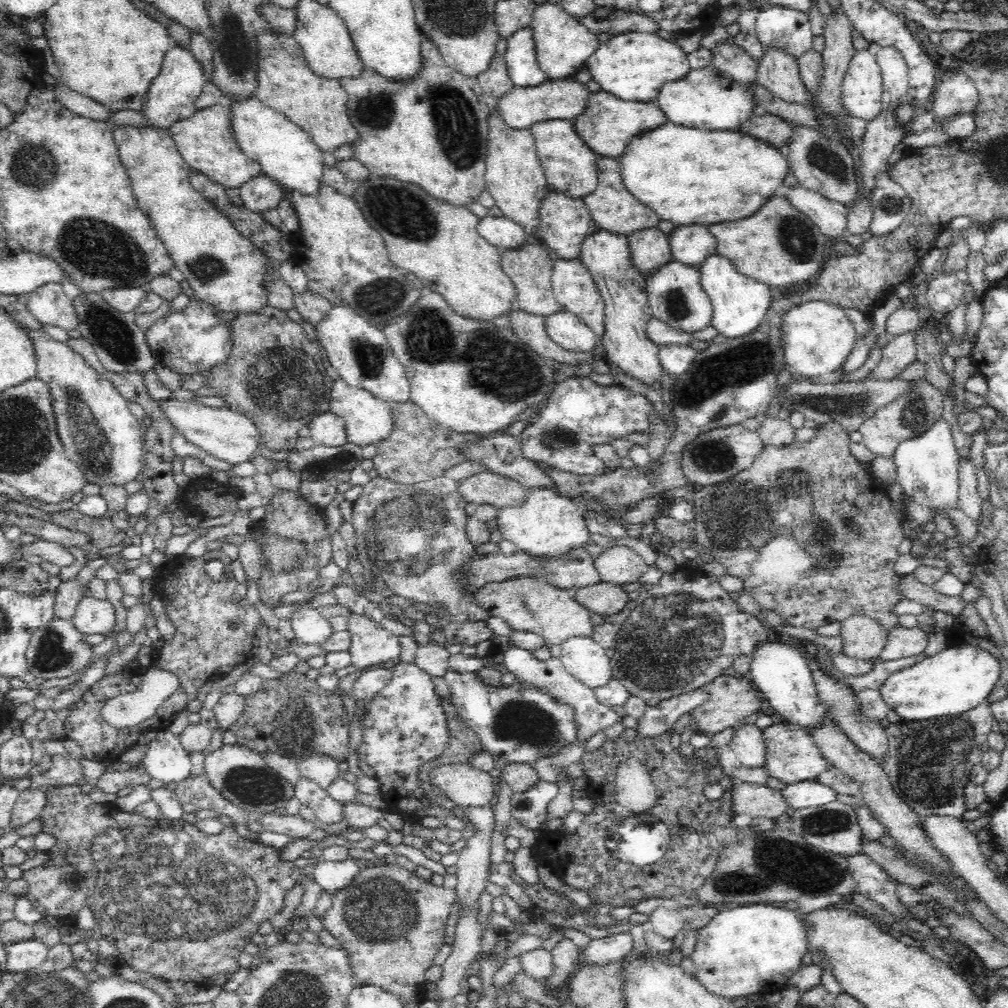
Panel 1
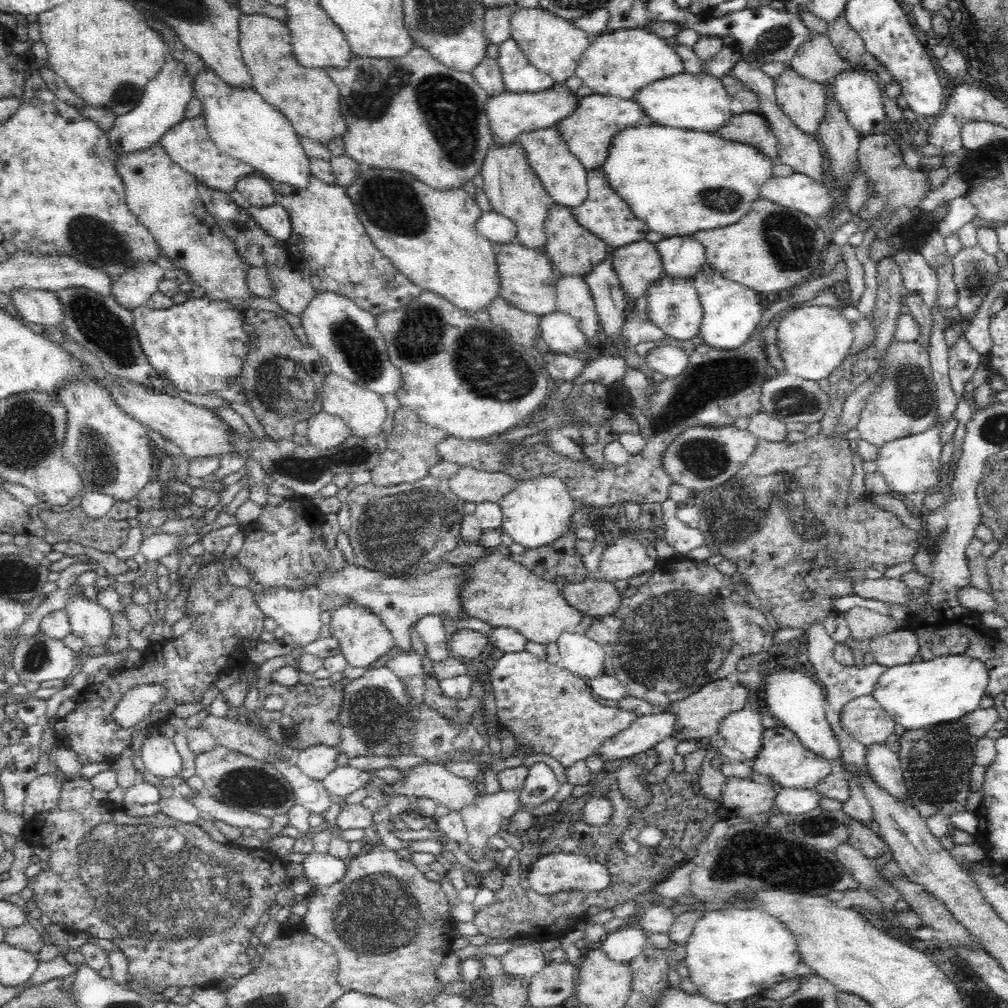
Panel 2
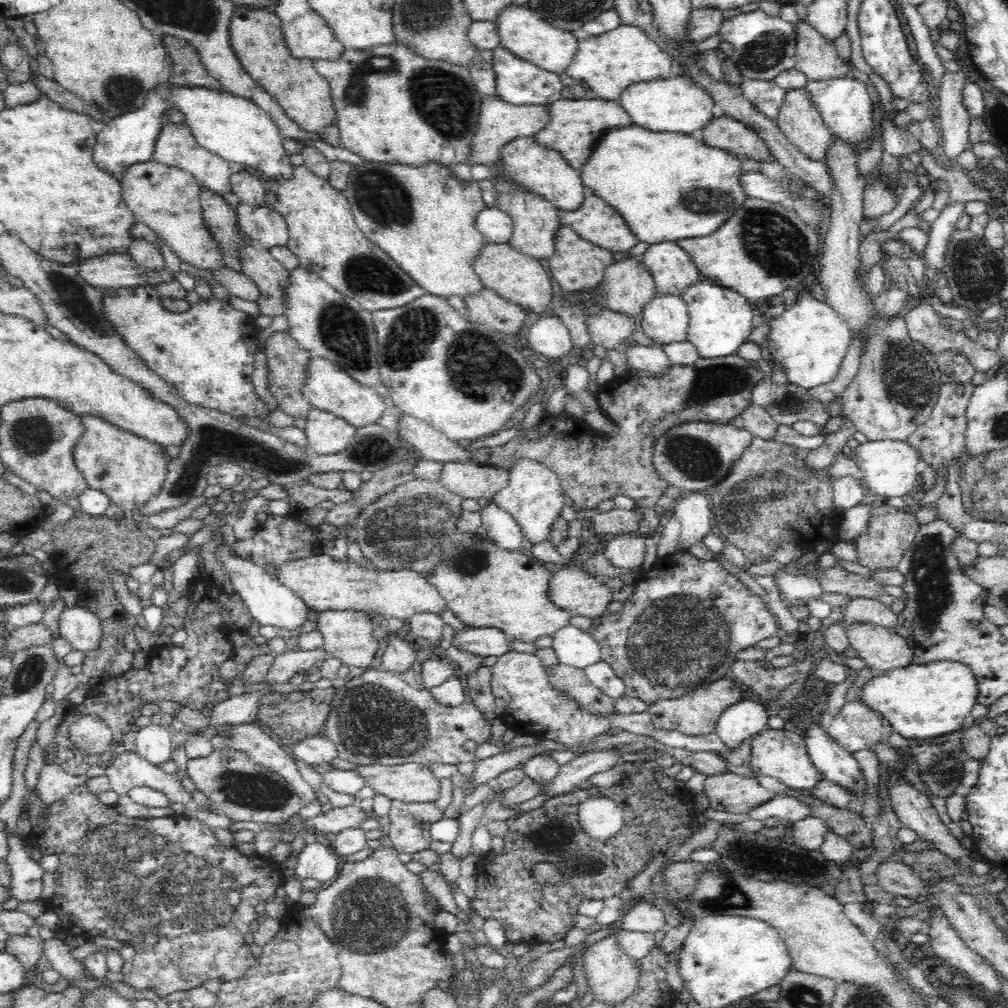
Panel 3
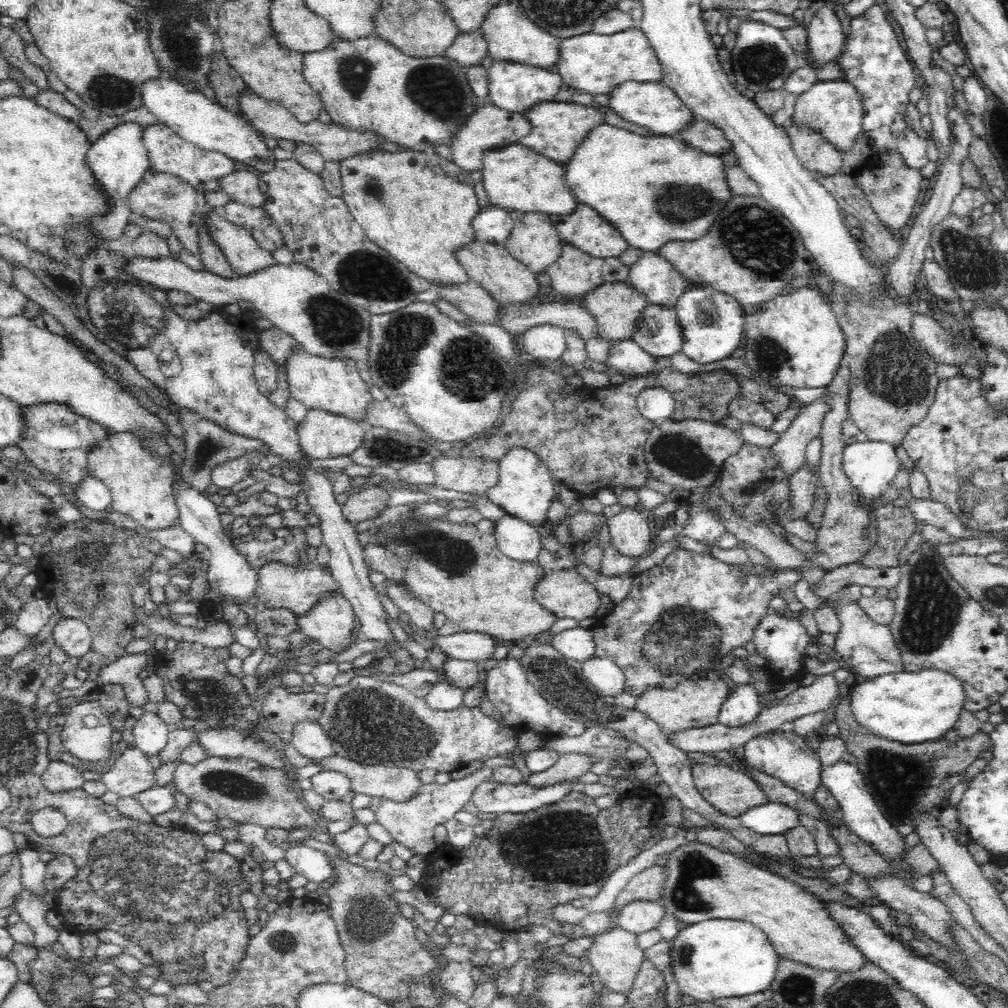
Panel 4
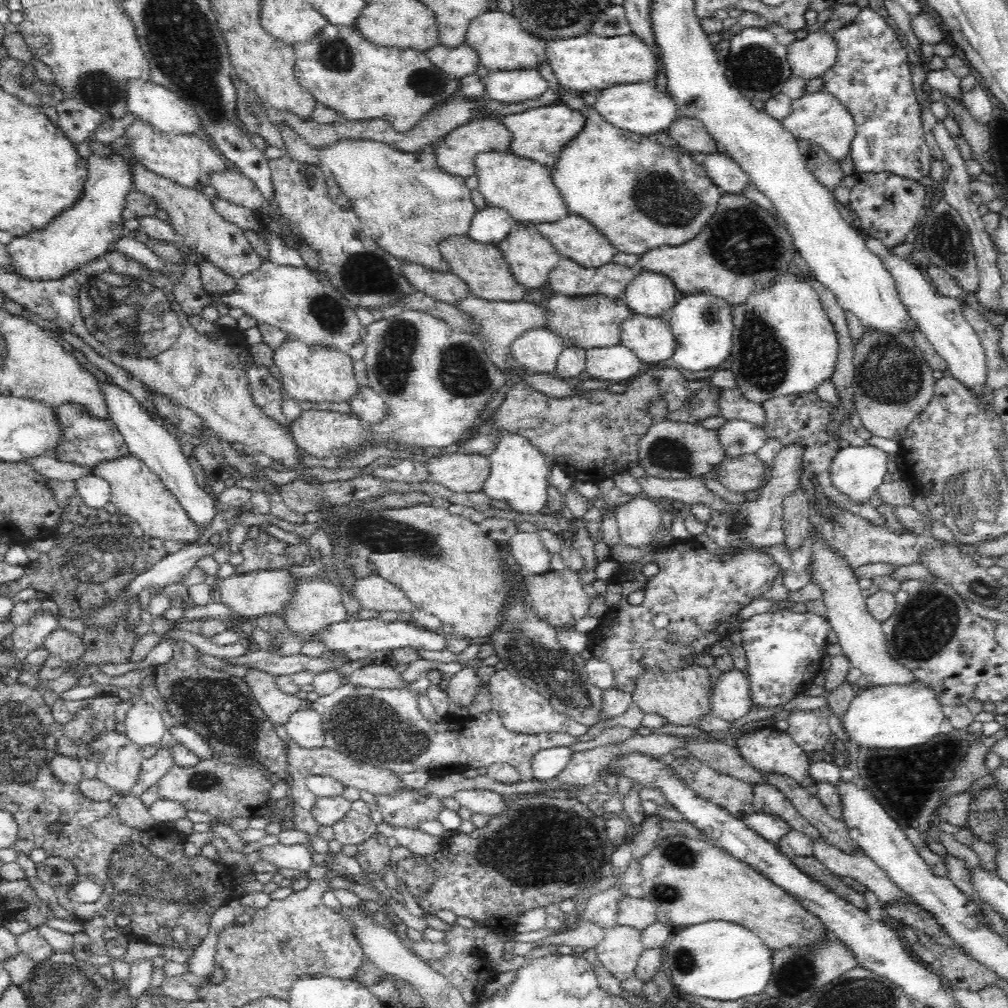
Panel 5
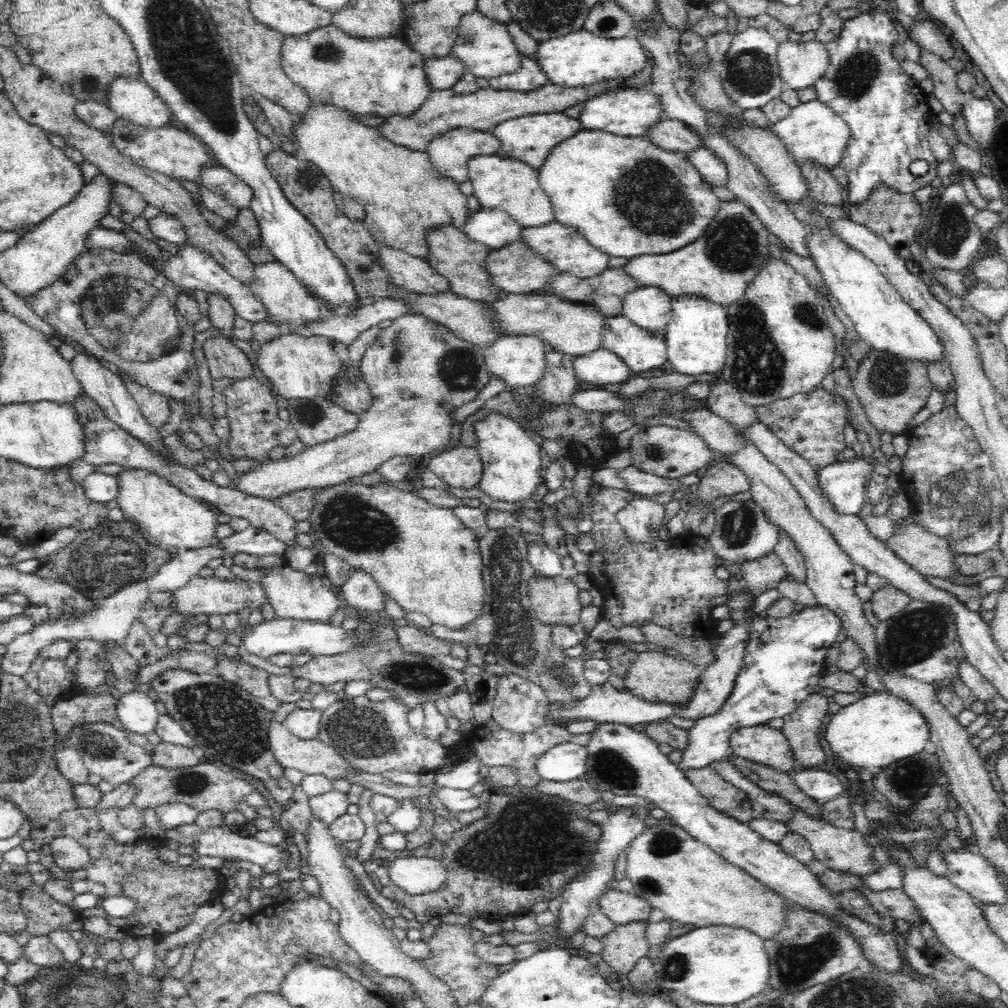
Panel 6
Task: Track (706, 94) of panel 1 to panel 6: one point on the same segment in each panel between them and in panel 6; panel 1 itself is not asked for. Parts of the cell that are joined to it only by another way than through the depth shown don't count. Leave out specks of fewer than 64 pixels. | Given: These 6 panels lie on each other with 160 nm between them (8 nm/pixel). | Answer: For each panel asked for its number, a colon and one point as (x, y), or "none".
2: (693, 102)
3: (675, 104)
4: (655, 106)
5: (641, 108)
6: (630, 112)

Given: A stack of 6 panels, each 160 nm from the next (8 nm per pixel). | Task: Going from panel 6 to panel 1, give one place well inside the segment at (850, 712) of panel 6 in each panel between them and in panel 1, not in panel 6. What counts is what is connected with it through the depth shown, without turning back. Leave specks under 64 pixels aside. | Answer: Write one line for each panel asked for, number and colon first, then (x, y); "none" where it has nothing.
1: (961, 677)
2: (924, 694)
3: (923, 701)
4: (909, 707)
5: (901, 716)

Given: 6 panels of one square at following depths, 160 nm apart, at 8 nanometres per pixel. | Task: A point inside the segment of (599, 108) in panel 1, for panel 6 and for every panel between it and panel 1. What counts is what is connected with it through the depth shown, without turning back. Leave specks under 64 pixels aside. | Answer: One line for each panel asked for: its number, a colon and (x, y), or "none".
2: (588, 131)
3: (574, 126)
4: (558, 127)
5: (539, 134)
6: (529, 139)

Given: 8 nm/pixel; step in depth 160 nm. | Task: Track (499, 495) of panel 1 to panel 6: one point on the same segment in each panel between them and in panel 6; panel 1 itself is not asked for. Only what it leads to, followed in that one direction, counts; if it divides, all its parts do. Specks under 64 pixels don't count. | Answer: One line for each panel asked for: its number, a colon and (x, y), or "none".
2: (470, 484)
3: (469, 480)
4: (475, 475)
5: (460, 472)
6: (461, 466)

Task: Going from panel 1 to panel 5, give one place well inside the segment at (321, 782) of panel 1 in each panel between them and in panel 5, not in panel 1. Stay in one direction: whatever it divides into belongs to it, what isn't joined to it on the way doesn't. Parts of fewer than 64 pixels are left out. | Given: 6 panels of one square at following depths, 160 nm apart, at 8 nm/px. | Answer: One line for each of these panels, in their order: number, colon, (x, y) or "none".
2: (319, 761)
3: (318, 750)
4: (309, 738)
5: (305, 728)

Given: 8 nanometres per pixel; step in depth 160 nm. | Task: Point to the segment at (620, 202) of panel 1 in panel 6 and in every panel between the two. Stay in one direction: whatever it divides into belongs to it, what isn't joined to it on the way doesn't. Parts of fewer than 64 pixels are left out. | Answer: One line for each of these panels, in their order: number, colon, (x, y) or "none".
2: (603, 213)
3: (596, 221)
4: (585, 229)
5: (574, 238)
6: (566, 251)

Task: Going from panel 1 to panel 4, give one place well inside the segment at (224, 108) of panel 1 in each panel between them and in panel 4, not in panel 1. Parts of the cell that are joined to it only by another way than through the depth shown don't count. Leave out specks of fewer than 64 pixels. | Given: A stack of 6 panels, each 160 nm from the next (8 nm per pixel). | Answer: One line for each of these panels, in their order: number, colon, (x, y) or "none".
2: (187, 143)
3: (175, 146)
4: (202, 169)

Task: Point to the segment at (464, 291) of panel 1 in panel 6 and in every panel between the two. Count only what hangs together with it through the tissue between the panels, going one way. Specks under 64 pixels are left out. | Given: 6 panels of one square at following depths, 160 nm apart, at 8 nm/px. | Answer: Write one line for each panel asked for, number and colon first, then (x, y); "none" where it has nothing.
2: (429, 235)
3: (423, 217)
4: (417, 206)
5: (405, 203)
6: (404, 197)

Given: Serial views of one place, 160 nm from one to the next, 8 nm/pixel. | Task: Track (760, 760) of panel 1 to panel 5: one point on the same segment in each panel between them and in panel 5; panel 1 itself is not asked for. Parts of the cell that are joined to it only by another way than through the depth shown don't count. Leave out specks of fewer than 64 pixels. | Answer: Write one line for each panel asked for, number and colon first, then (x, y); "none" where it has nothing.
2: (739, 737)
3: (746, 719)
4: (742, 706)
5: (731, 698)

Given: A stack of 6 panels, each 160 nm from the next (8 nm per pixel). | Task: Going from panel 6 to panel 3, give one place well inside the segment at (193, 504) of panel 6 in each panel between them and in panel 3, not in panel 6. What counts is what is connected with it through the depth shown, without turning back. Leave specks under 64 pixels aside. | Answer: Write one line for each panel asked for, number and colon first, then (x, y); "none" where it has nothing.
3: (130, 470)
4: (140, 483)
5: (136, 491)

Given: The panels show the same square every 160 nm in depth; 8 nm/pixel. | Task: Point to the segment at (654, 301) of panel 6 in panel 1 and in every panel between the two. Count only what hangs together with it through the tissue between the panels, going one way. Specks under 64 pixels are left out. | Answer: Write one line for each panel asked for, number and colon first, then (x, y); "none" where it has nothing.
1: (693, 244)
2: (682, 256)
3: (670, 267)
4: (653, 277)
5: (653, 294)

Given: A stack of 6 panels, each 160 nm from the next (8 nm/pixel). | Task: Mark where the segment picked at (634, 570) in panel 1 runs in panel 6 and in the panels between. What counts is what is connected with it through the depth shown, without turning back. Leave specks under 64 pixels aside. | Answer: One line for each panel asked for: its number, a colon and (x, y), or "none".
2: (626, 557)
3: (626, 550)
4: (631, 531)
5: (638, 520)
6: (641, 518)

